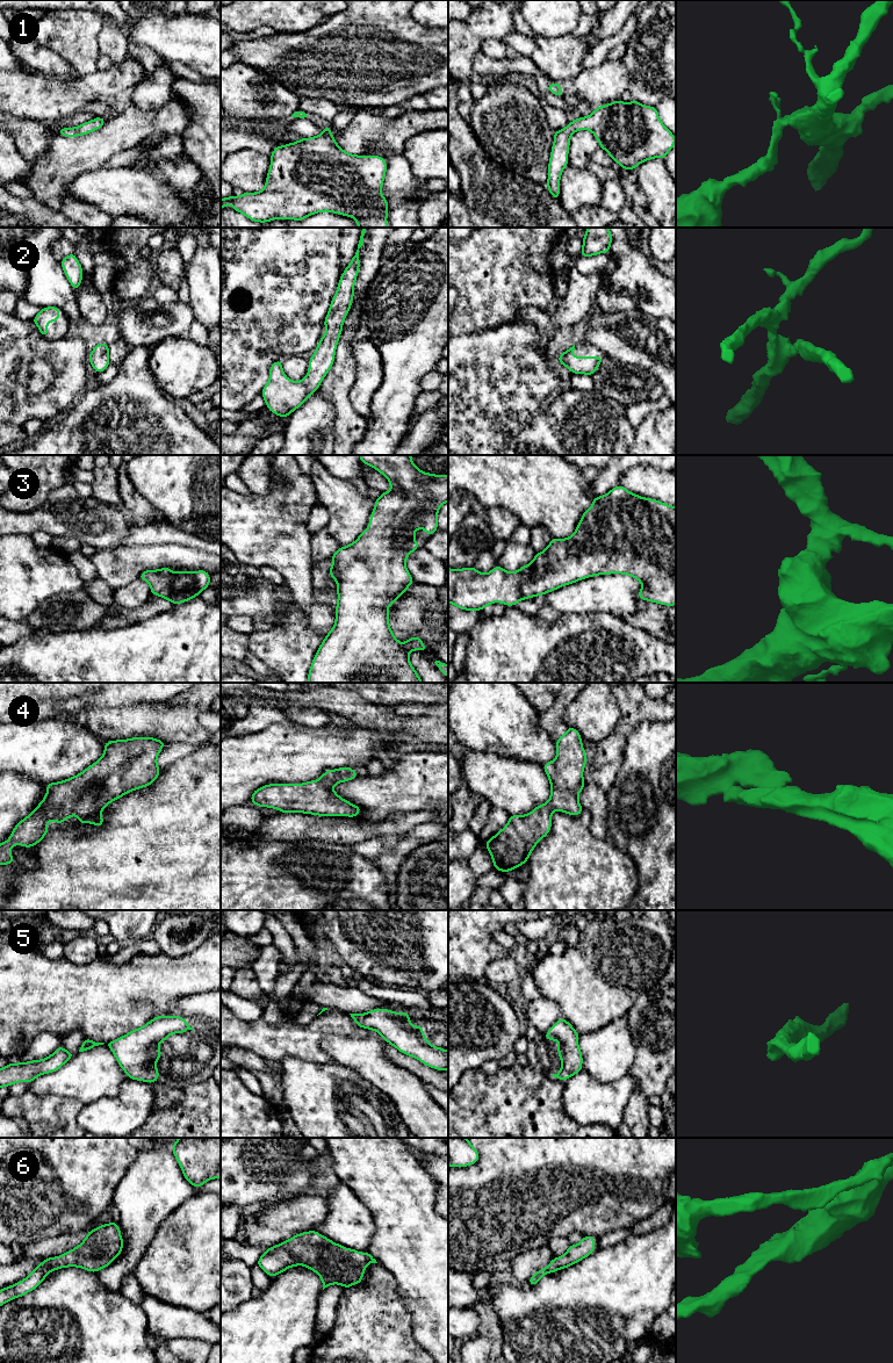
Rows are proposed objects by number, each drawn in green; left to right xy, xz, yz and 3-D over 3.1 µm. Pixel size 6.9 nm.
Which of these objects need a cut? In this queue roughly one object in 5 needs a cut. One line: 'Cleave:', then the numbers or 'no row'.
Cleave: no row

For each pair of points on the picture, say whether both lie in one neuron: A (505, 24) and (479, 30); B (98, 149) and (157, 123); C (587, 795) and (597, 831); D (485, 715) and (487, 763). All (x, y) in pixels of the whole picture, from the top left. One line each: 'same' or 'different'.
A: same
B: same
C: same
D: different

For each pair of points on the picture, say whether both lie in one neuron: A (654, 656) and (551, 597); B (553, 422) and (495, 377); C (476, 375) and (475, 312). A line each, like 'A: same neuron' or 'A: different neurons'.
A: different neurons
B: different neurons
C: different neurons

